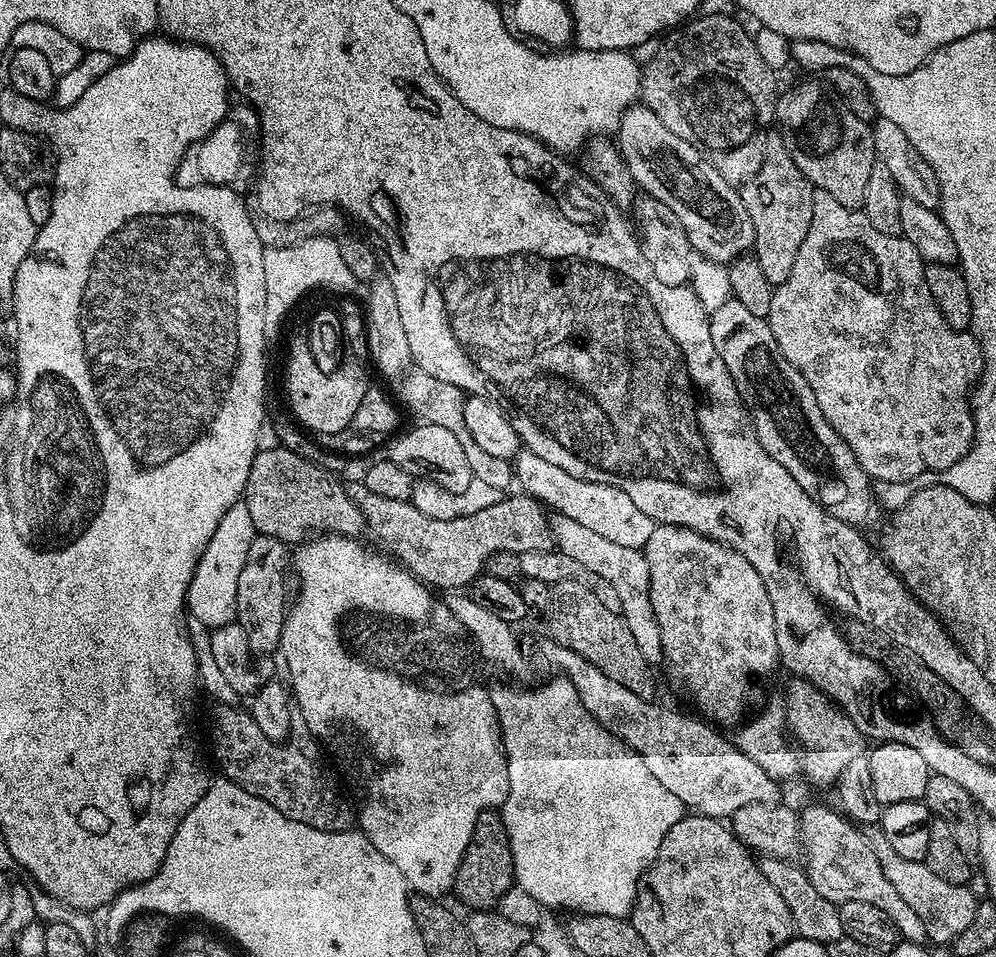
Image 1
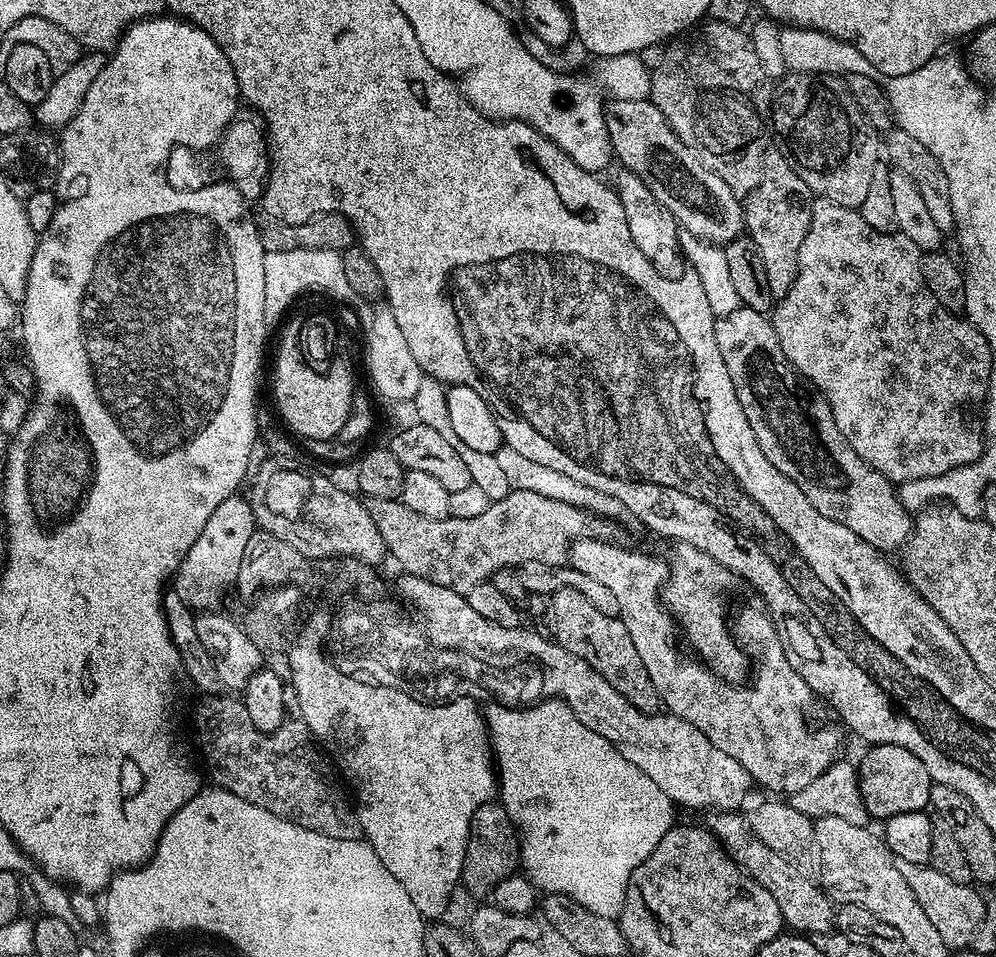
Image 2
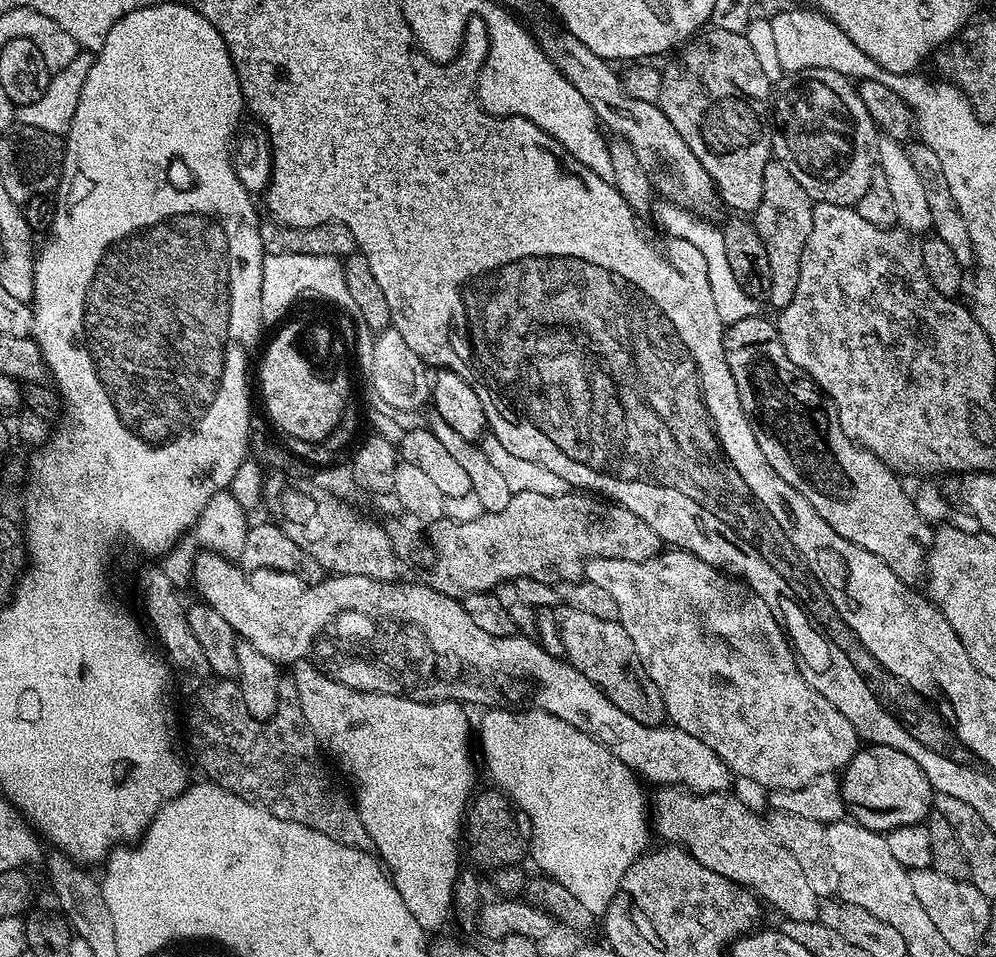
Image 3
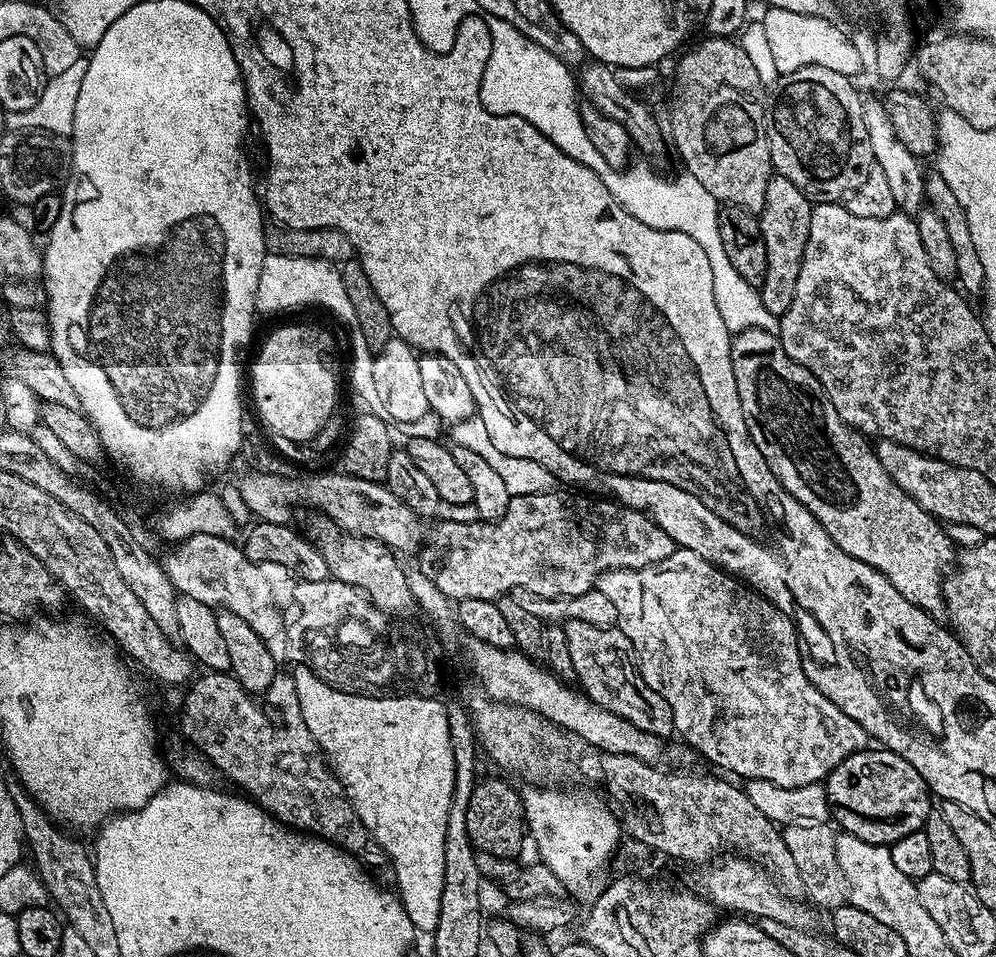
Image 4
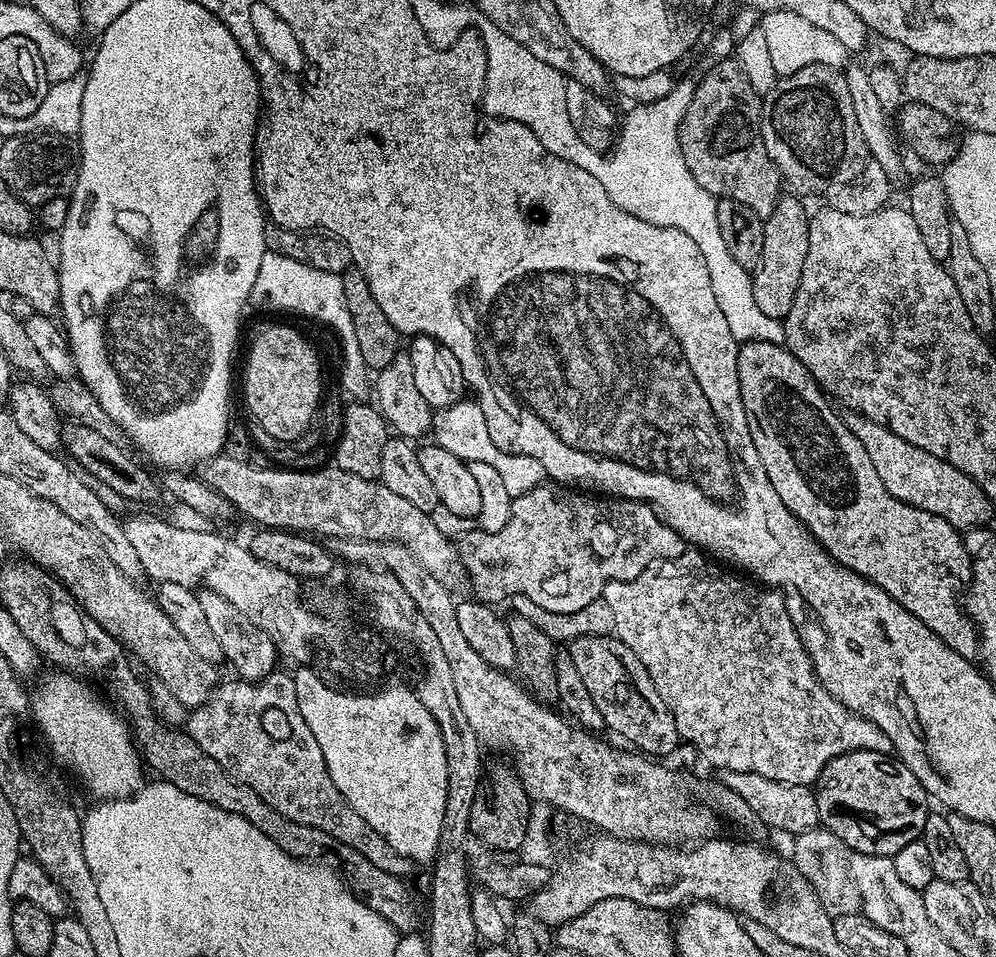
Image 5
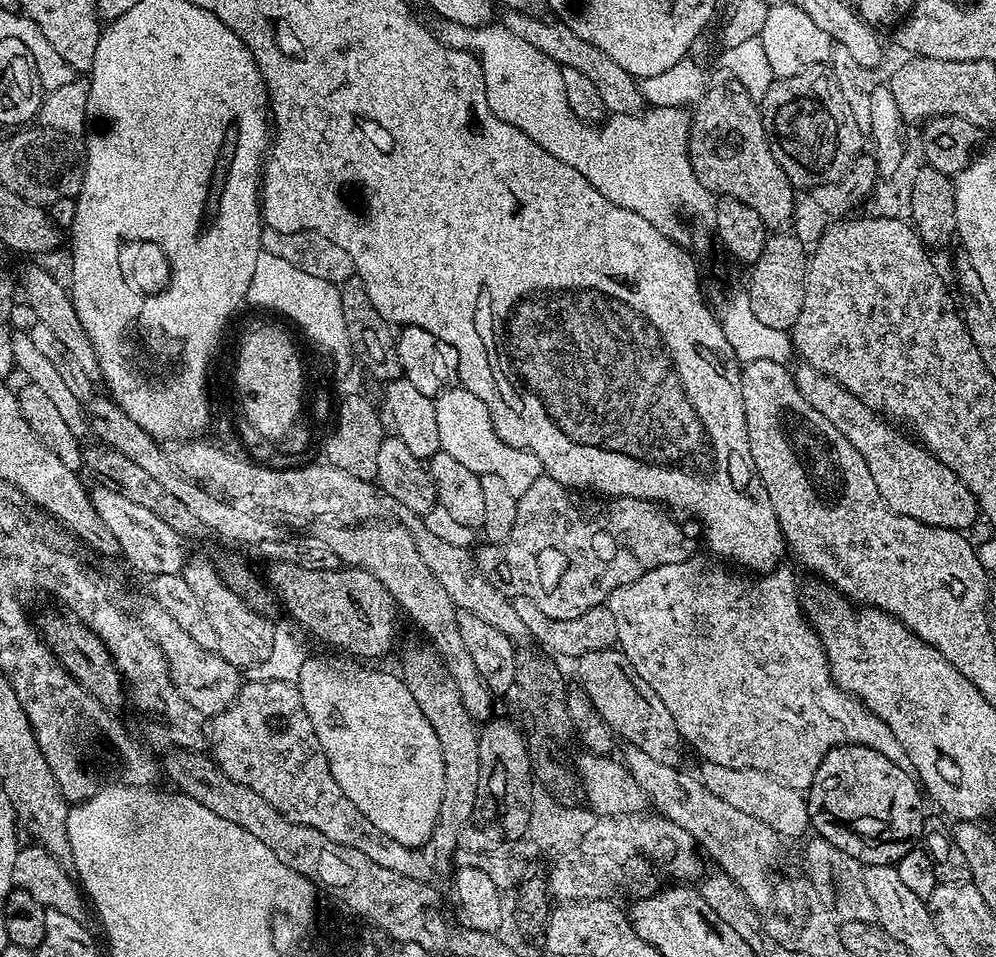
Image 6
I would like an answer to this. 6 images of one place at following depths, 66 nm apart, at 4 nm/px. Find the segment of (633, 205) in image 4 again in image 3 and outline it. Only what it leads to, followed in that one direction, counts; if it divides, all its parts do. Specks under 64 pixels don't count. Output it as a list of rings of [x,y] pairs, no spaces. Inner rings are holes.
[[[660,202],[656,208],[656,224],[662,231],[669,232],[667,235],[671,239],[685,240],[690,242],[690,246],[702,250],[702,258],[706,258],[706,266],[712,283],[710,291],[714,297],[714,307],[718,310],[718,318],[725,326],[734,322],[742,322],[742,318],[761,315],[761,301],[746,294],[746,290],[742,290],[738,278],[734,278],[734,274],[730,270],[730,262],[726,258],[726,242],[723,231],[717,225],[716,228],[712,225],[715,223],[697,216],[695,212],[690,212],[686,208],[680,208],[677,204]]]

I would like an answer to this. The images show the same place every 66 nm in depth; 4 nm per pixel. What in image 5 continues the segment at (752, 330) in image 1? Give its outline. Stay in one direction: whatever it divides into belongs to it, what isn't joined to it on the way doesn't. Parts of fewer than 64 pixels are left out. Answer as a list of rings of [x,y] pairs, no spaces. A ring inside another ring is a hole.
[[[756,341],[741,343],[736,354],[736,369],[738,370],[738,382],[742,394],[742,406],[746,410],[746,418],[752,435],[752,445],[758,450],[758,458],[766,470],[766,478],[770,478],[770,486],[774,486],[778,498],[782,498],[786,510],[790,510],[800,519],[801,524],[816,539],[816,543],[821,544],[832,555],[833,560],[838,561],[839,564],[852,572],[864,576],[882,590],[886,590],[886,594],[890,594],[890,598],[894,598],[903,608],[910,610],[910,614],[914,618],[918,618],[918,622],[930,626],[932,633],[938,638],[942,638],[942,642],[946,642],[946,646],[950,646],[950,650],[962,654],[970,661],[975,661],[980,651],[980,634],[962,607],[962,593],[972,582],[974,556],[968,553],[968,548],[964,545],[963,538],[960,537],[963,536],[961,529],[950,526],[950,522],[946,522],[946,518],[938,518],[934,514],[923,512],[898,498],[894,498],[894,494],[890,494],[890,490],[886,490],[886,486],[882,486],[882,478],[878,478],[878,470],[874,470],[874,462],[870,462],[870,454],[866,454],[862,442],[858,442],[858,438],[854,438],[854,434],[844,425],[843,419],[839,415],[836,417],[835,410],[831,408],[833,405],[825,396],[820,385],[804,369],[802,362],[795,360],[787,347]]]

